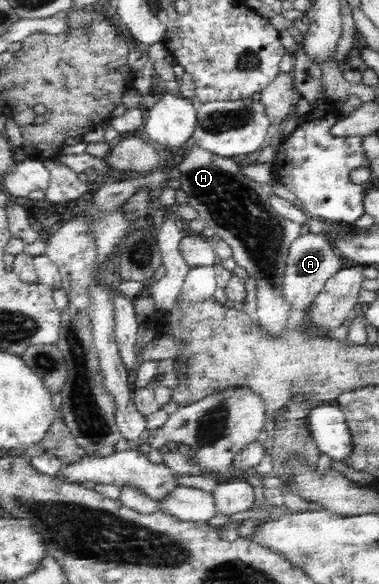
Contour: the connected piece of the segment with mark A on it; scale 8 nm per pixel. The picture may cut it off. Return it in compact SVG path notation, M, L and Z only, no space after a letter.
M307 230L289 246L284 274L280 283L281 297L290 312L307 310L314 297L322 290L328 278L347 264L334 252L328 237Z

